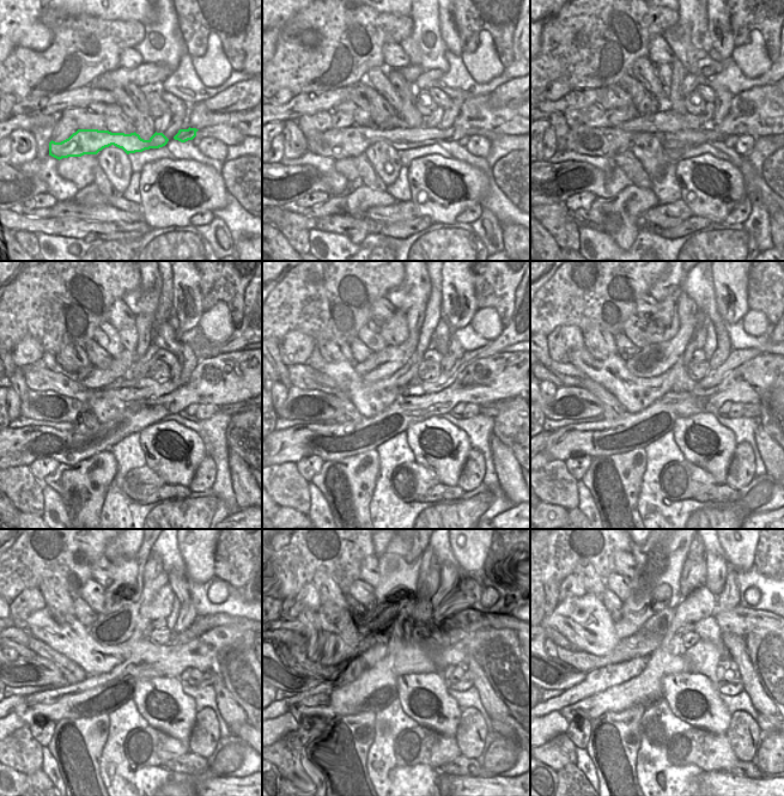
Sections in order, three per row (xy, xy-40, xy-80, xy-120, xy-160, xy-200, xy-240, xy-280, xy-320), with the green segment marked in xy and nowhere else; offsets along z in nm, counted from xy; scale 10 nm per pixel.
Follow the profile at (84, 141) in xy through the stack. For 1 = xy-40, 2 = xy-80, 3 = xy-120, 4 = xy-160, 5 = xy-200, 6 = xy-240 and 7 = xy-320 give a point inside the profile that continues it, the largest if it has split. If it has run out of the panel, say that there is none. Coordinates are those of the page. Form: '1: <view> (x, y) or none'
1: xy-40 (344, 143)
2: xy-80 (607, 143)
3: xy-120 (48, 406)
4: xy-160 (301, 403)
5: xy-200 (573, 403)
6: xy-240 (37, 670)
7: xy-320 (554, 674)

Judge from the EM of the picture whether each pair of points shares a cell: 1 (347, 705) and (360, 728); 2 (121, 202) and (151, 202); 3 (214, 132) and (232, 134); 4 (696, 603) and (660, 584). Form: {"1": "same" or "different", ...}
{"1": "different", "2": "different", "3": "same", "4": "different"}

